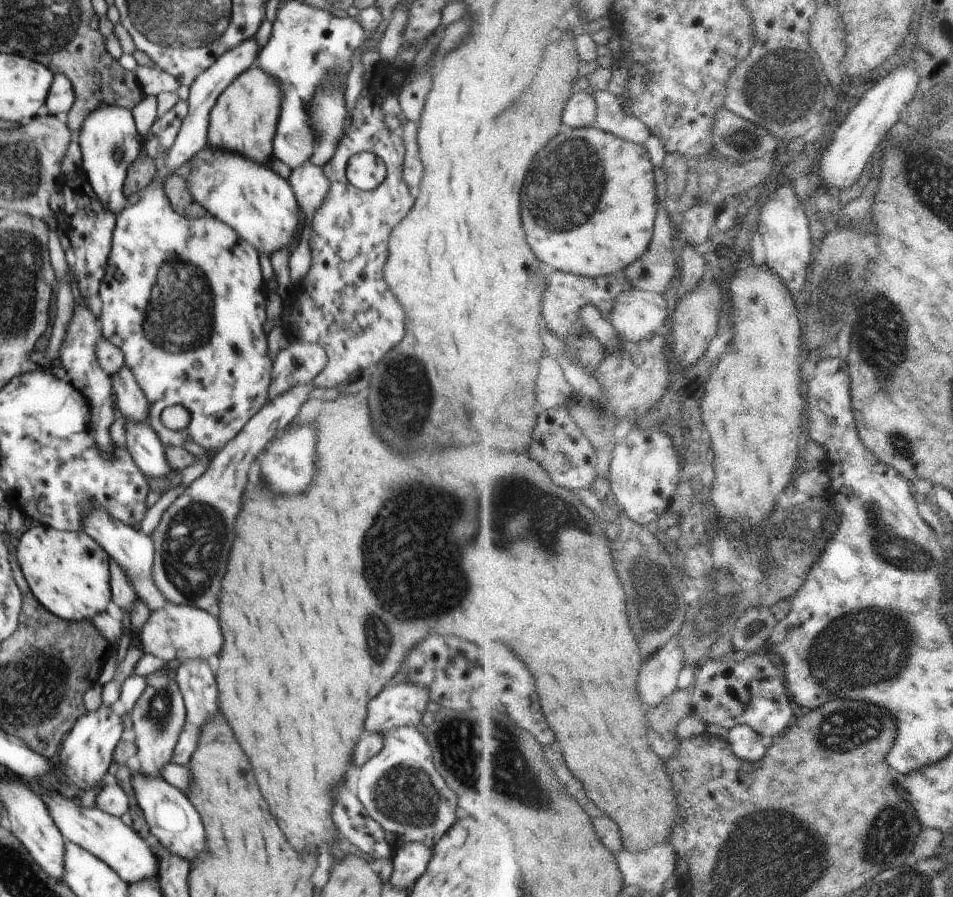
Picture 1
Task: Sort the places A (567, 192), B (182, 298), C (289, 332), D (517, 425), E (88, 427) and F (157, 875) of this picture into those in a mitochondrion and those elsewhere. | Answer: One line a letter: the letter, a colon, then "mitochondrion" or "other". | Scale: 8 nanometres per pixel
A: mitochondrion
B: mitochondrion
C: other
D: other
E: other
F: other

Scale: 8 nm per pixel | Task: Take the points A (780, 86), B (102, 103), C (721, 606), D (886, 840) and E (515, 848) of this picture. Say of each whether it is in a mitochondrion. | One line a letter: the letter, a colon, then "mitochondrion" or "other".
A: mitochondrion
B: other
C: mitochondrion
D: mitochondrion
E: other

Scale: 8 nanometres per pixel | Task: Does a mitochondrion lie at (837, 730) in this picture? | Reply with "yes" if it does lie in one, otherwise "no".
yes

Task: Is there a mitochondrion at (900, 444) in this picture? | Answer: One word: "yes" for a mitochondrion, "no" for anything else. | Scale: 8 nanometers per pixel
yes

